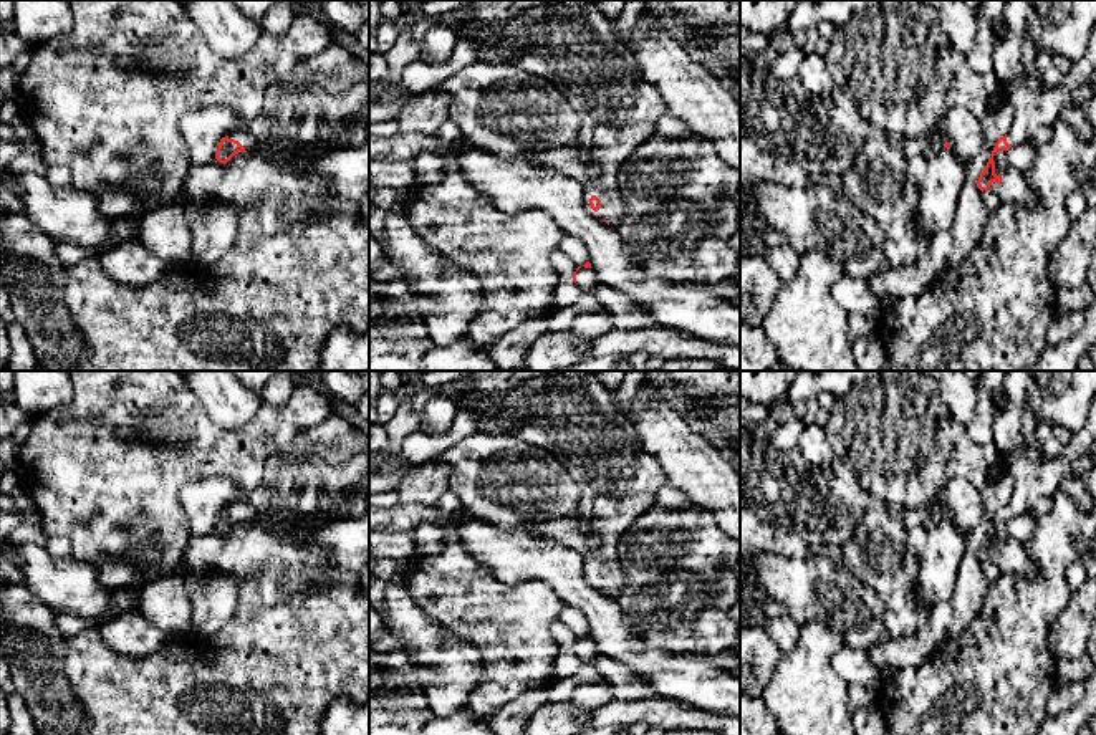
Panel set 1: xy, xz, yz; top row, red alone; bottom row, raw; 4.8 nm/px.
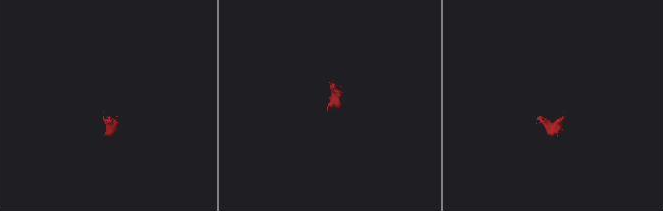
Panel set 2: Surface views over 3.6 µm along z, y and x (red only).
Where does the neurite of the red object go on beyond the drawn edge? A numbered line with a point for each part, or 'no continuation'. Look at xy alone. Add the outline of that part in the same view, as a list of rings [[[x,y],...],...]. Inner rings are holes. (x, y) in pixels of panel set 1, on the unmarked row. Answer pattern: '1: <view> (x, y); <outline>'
1: xy (242, 505); [[[240,497],[233,503],[230,503],[228,510],[238,512],[245,518],[247,523],[253,523],[255,521],[255,508],[243,497]]]

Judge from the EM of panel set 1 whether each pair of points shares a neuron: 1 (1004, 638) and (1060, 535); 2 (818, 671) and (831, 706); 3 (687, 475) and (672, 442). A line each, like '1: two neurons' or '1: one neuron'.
1: one neuron
2: one neuron
3: one neuron

